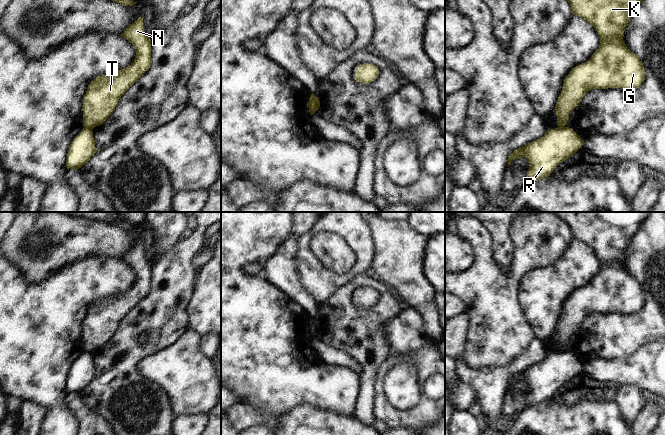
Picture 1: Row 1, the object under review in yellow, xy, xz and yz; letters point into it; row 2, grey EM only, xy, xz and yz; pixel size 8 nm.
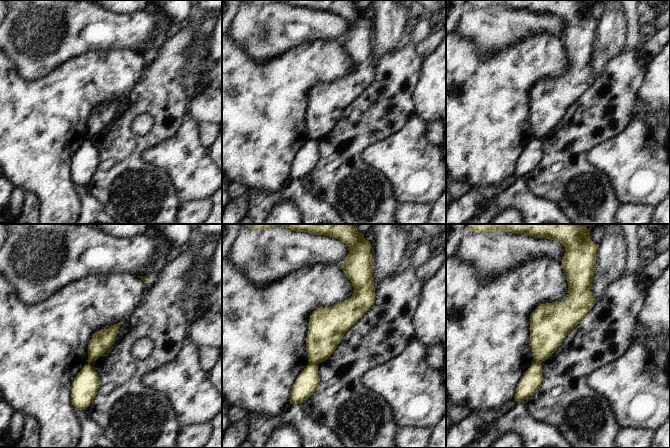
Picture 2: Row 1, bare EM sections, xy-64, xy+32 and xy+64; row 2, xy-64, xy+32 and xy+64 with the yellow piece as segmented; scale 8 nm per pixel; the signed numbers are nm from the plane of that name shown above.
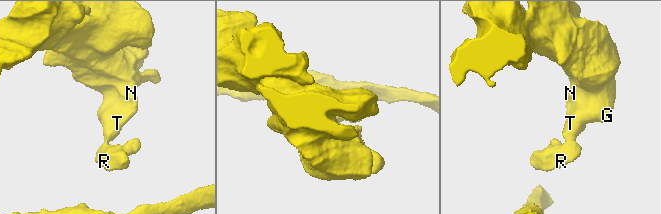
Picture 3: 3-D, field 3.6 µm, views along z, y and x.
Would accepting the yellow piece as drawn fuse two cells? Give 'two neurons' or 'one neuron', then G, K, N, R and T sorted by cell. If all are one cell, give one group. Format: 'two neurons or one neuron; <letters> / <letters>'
two neurons; G K N T / R

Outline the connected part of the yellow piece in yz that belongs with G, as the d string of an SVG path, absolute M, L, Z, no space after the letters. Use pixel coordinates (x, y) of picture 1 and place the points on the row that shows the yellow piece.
M567 0L575 16L583 18L598 32L599 48L585 63L571 69L565 77L561 94L555 107L557 125L564 128L569 115L579 105L583 96L592 89L621 88L636 90L642 85L646 72L640 57L633 54L623 41L623 33L631 16L636 12L642 0Z

